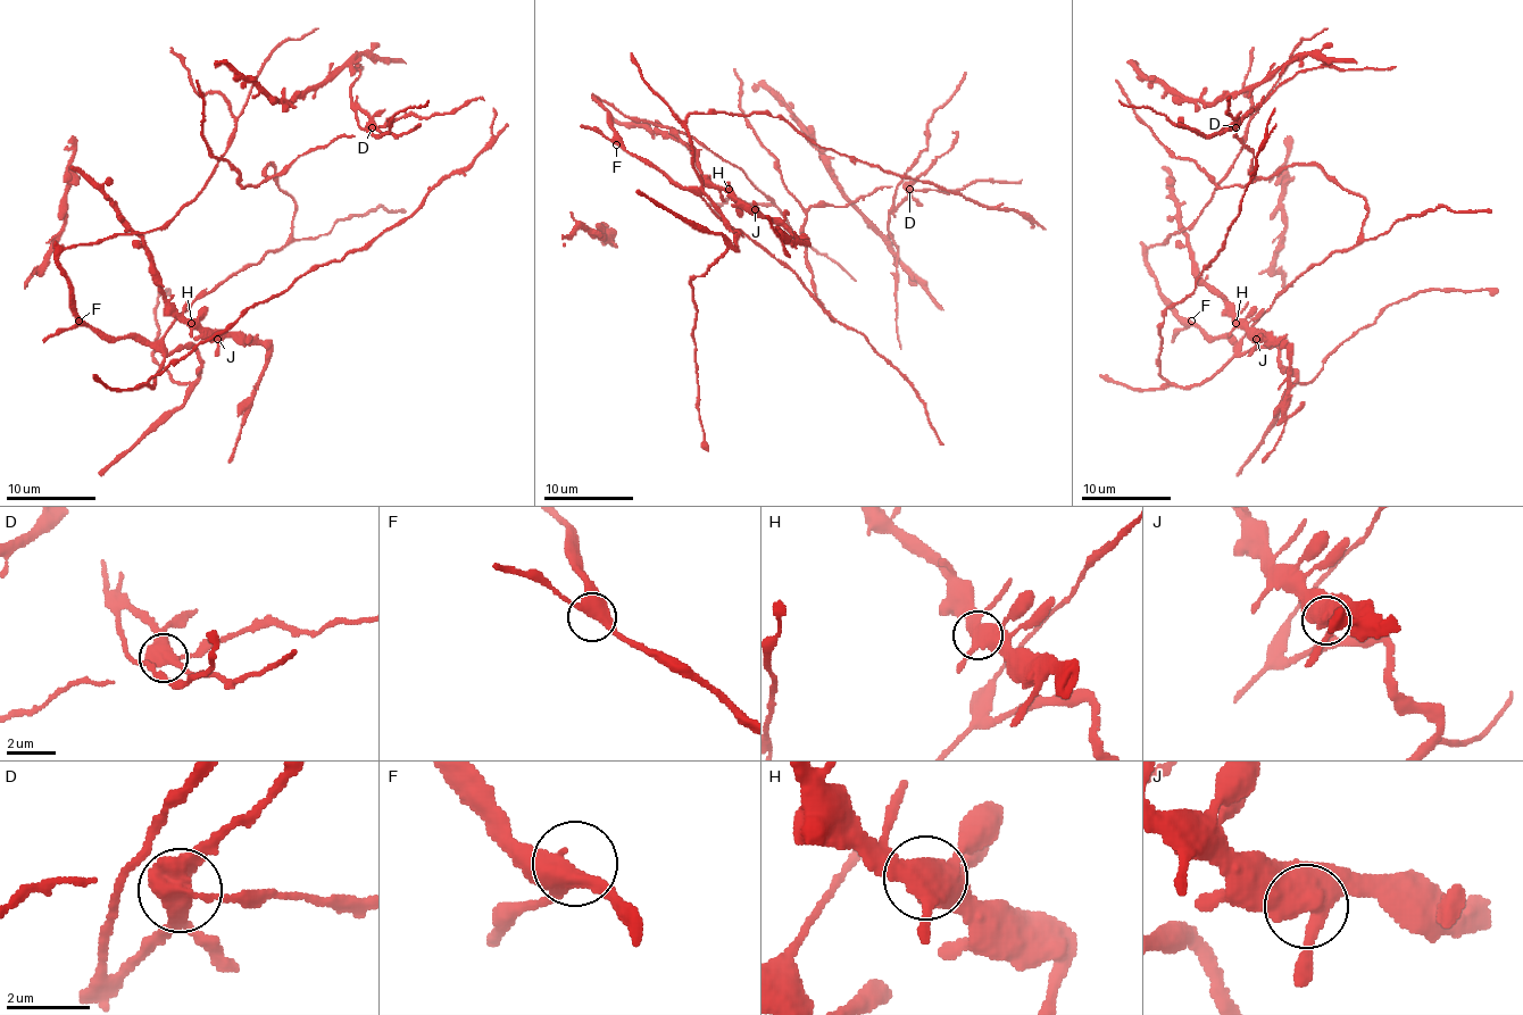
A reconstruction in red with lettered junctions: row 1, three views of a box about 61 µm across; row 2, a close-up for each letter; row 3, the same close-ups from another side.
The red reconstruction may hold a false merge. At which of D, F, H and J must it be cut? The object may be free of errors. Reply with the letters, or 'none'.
D

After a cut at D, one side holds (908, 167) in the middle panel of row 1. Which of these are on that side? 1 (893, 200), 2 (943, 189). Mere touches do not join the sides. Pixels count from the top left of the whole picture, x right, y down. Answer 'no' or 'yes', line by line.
1: yes
2: no

